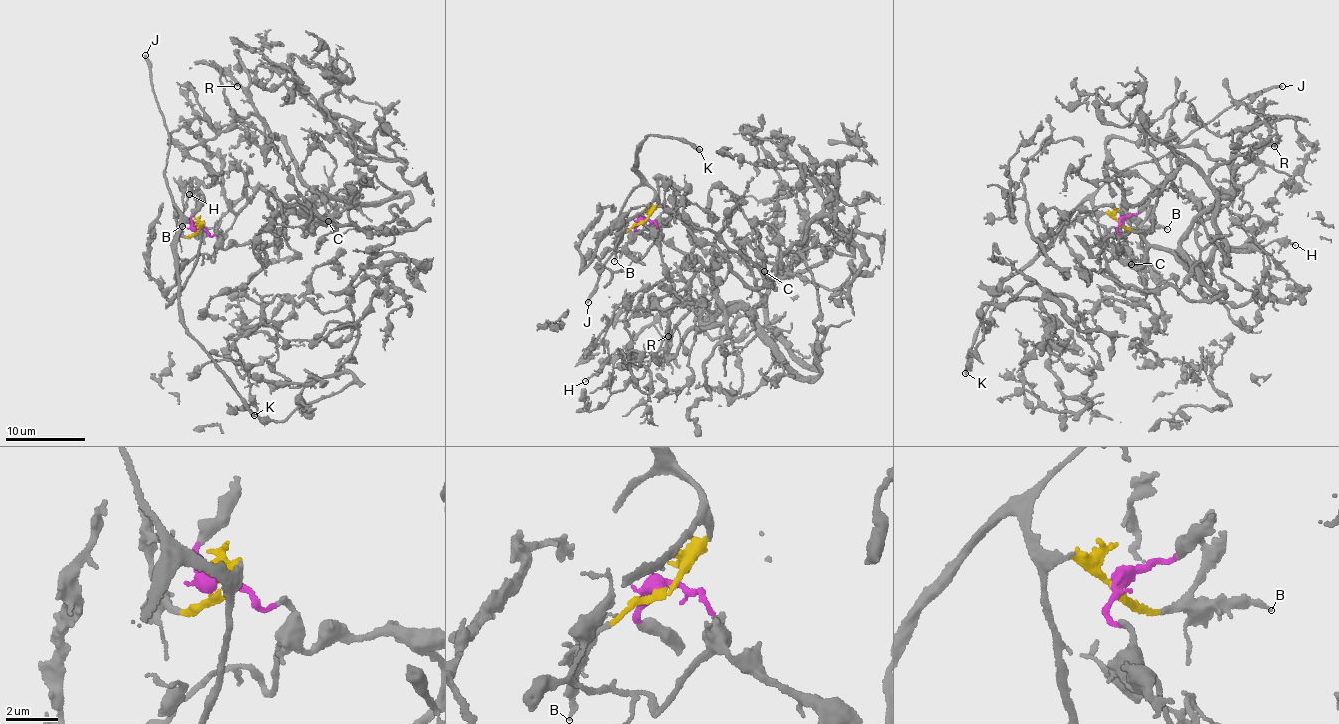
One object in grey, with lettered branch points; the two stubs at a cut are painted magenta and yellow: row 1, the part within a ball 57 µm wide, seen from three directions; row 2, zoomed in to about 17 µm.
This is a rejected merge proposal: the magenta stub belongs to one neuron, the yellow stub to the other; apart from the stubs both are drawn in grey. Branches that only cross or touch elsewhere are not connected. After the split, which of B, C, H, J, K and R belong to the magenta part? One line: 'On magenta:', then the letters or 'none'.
On magenta: C, H, R

